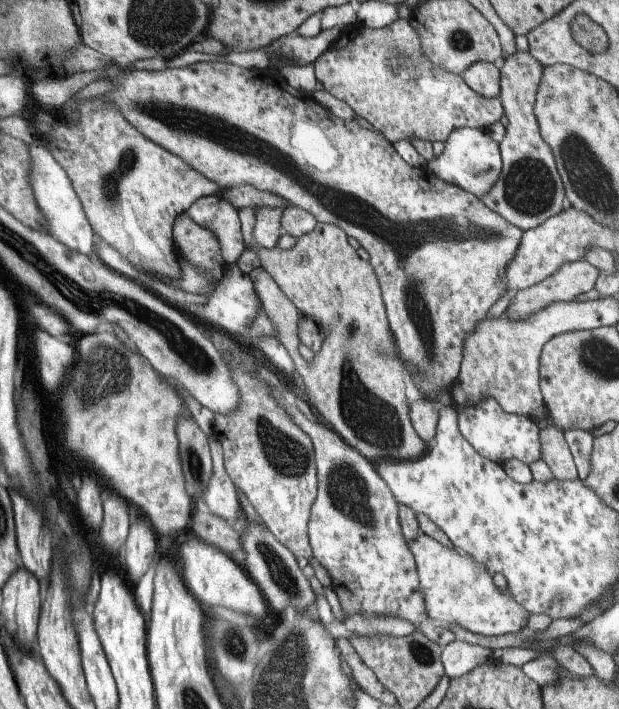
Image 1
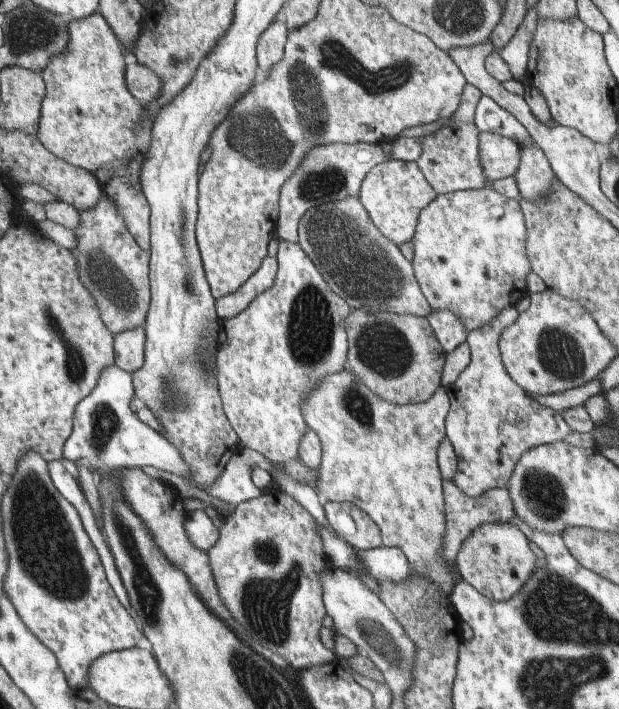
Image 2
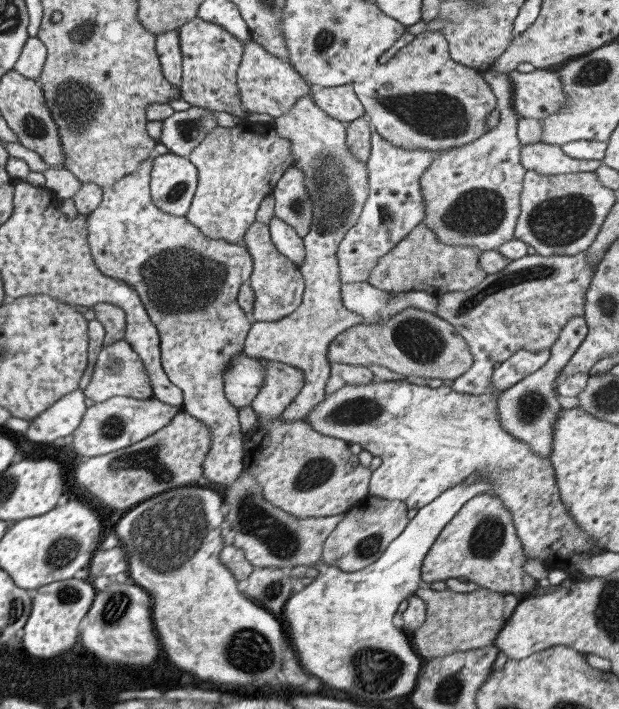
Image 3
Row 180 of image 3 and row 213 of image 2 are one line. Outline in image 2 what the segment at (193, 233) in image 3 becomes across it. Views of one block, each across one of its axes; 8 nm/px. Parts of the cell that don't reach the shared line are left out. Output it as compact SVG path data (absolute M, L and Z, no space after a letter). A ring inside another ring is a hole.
M99 12L67 23L65 52L53 56L39 72L45 94L40 102L36 137L65 162L88 171L111 198L127 232L144 252L150 251L149 206L140 193L141 160L151 142L151 118L129 95L124 82L127 58Z

